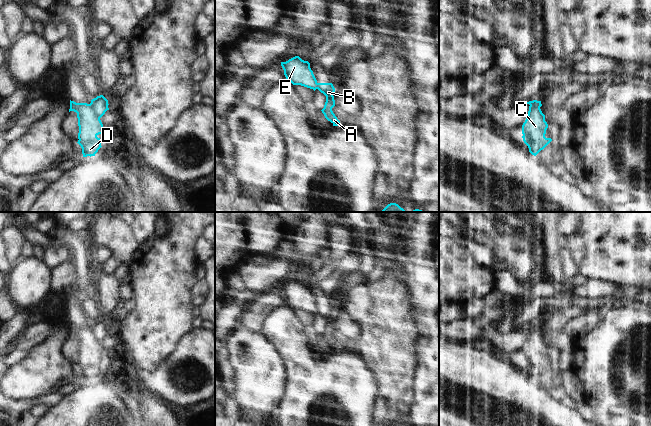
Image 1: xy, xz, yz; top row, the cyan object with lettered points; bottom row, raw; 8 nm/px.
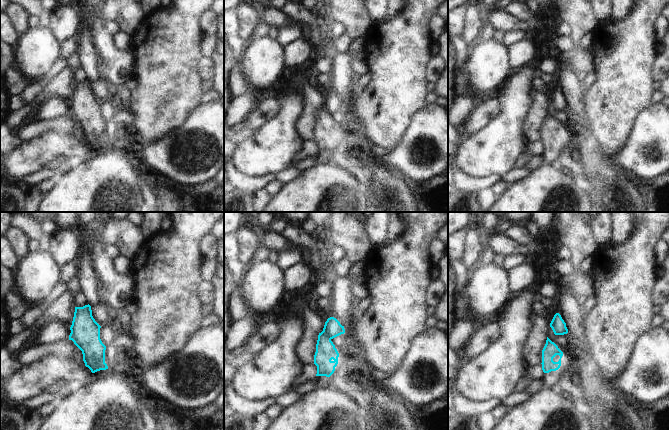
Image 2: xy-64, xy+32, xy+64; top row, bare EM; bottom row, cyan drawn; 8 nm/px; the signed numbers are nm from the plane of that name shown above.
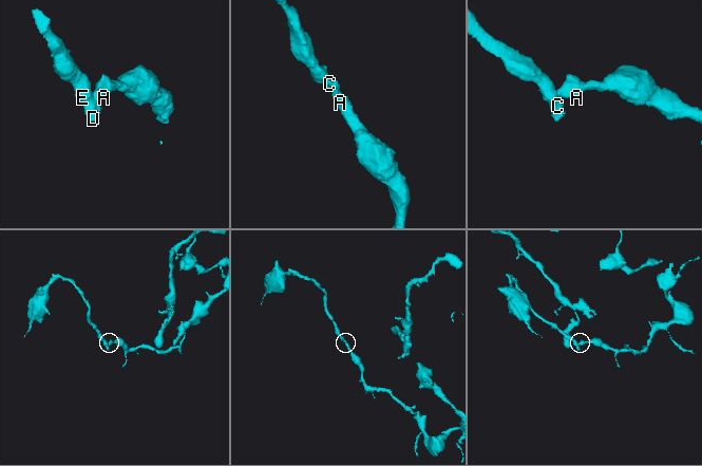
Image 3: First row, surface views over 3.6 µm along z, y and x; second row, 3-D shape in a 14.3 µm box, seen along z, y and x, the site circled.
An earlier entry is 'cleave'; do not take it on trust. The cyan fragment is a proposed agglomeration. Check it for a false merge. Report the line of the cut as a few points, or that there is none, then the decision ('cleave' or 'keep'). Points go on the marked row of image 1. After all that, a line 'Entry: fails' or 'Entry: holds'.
cut in xy along (90, 103), (92, 111), (99, 118); cleave
Entry: holds

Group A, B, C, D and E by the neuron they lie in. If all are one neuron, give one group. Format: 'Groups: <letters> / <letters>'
Groups: A B / C D E

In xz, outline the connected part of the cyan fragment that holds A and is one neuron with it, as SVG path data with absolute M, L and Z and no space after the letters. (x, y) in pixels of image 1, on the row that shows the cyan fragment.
M317 83L316 88L326 96L324 108L321 110L325 118L330 121L333 126L339 126L341 123L332 111L335 106L334 92L335 88L332 83Z

